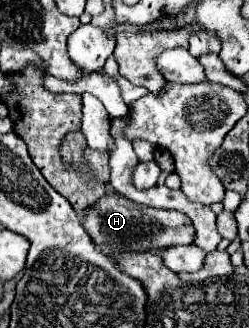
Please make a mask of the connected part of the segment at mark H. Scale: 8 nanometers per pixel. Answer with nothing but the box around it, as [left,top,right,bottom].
[82,192,194,254]

